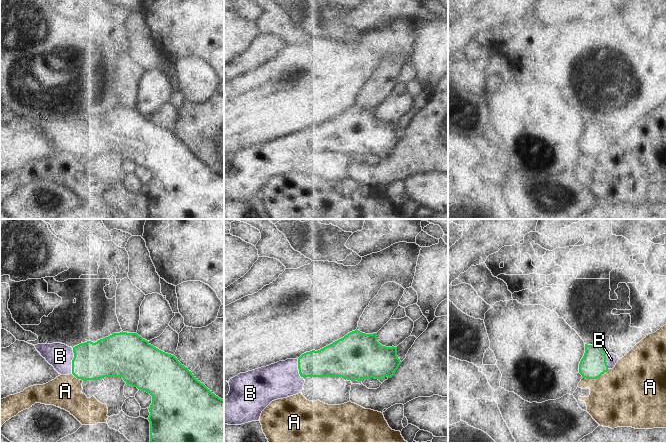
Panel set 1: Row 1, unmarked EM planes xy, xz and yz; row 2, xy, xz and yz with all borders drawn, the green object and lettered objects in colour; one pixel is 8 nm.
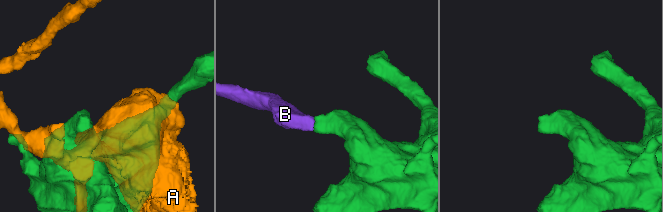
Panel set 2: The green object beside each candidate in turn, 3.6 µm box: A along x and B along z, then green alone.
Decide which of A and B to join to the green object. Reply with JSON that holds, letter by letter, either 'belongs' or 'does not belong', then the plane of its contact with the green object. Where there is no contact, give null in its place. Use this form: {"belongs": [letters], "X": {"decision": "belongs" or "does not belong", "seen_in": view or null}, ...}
{"belongs": ["B"], "A": {"decision": "does not belong", "seen_in": "yz"}, "B": {"decision": "belongs", "seen_in": "xy"}}

